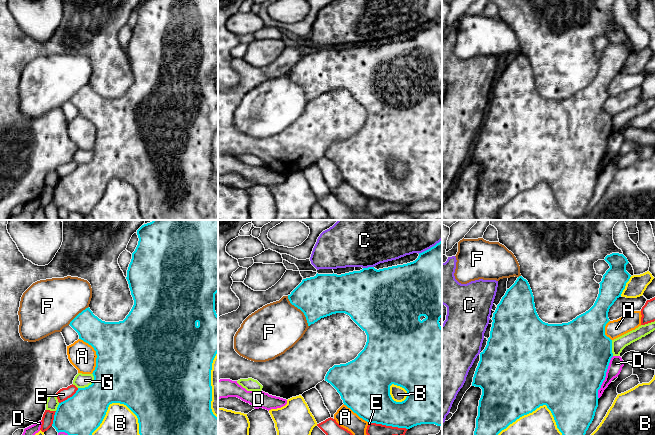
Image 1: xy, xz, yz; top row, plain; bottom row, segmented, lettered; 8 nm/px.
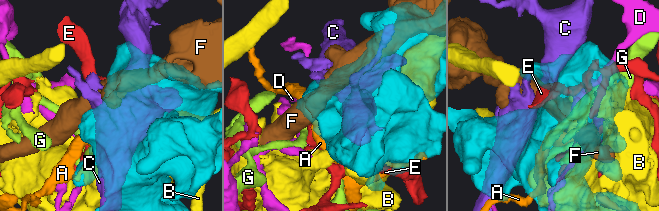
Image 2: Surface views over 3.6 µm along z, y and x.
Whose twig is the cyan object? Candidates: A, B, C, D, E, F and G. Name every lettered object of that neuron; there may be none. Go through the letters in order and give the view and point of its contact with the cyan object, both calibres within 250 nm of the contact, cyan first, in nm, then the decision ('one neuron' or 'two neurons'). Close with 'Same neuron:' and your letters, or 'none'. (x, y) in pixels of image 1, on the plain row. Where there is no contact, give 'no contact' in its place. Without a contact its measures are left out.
A: xy (96, 130) | 500/220 nm | two neurons
B: yz (542, 181) | 500/240 nm | two neurons
C: xz (368, 43) | 460/360 nm | two neurons
D: yz (605, 152) | 500/110 nm | two neurons
E: xz (388, 201) | 320/130 nm | two neurons
F: xz (300, 85) | 340/400 nm | two neurons
G: xy (89, 161) | 420/110 nm | two neurons
Same neuron: none

